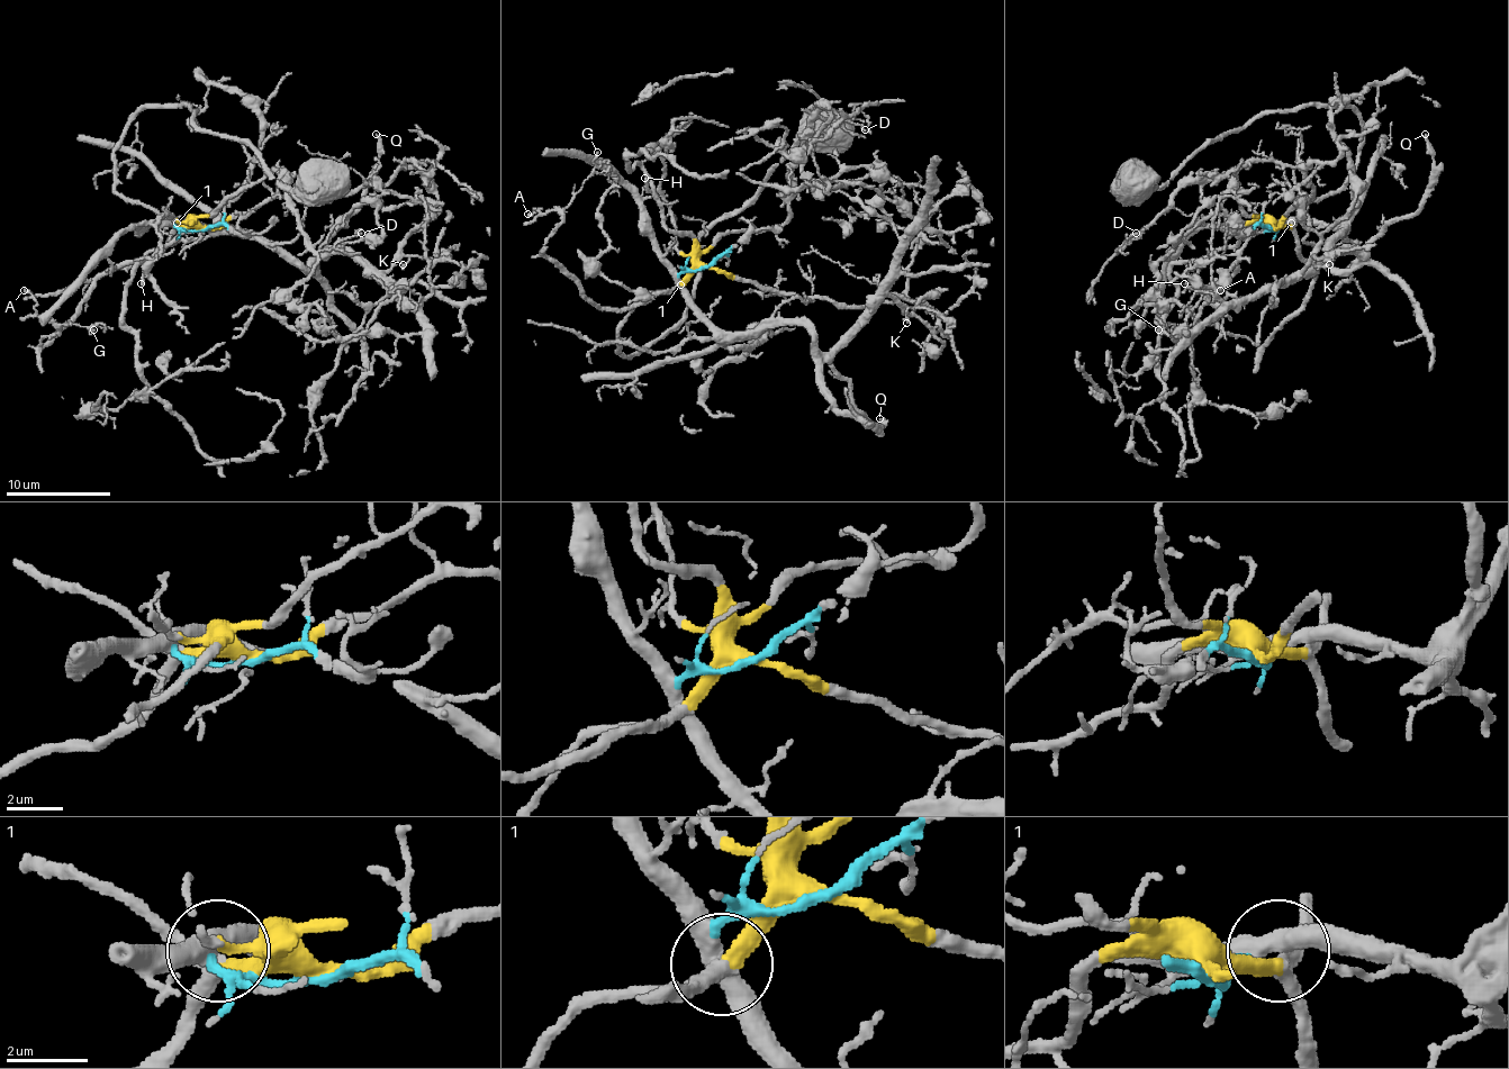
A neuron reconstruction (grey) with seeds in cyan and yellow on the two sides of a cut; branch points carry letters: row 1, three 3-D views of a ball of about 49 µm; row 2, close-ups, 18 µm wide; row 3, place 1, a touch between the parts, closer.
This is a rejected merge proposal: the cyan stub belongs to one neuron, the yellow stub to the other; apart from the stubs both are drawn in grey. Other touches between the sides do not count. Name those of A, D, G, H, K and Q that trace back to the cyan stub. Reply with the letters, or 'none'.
K, Q

